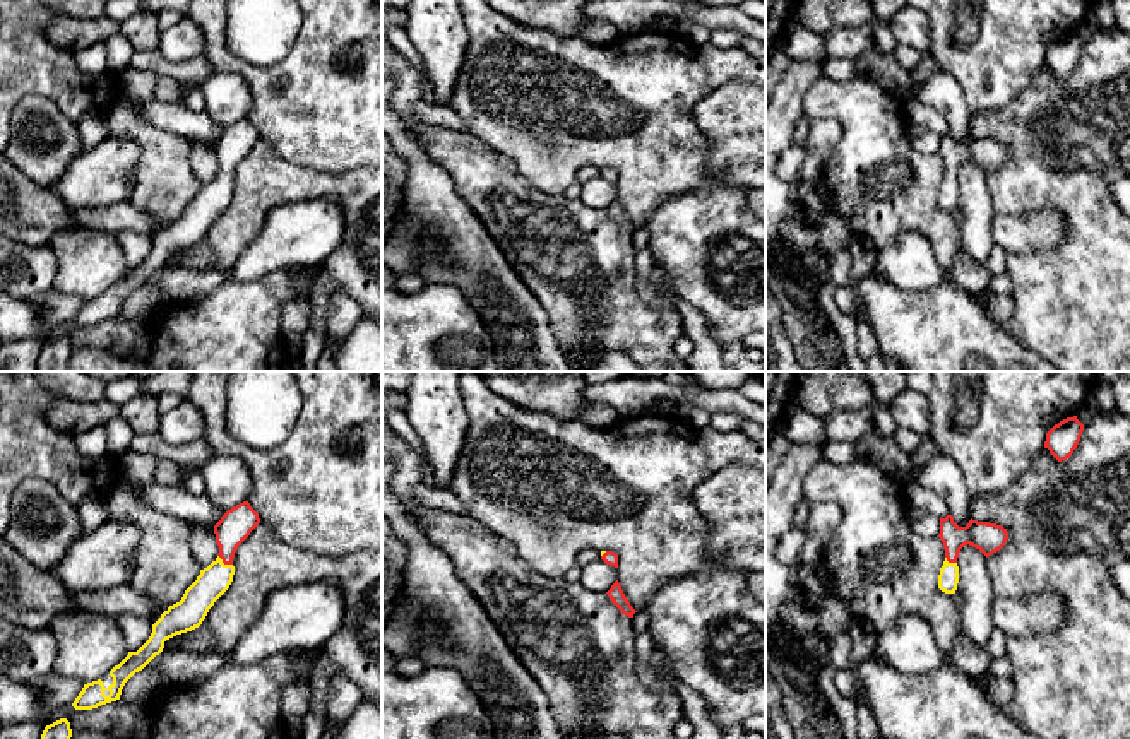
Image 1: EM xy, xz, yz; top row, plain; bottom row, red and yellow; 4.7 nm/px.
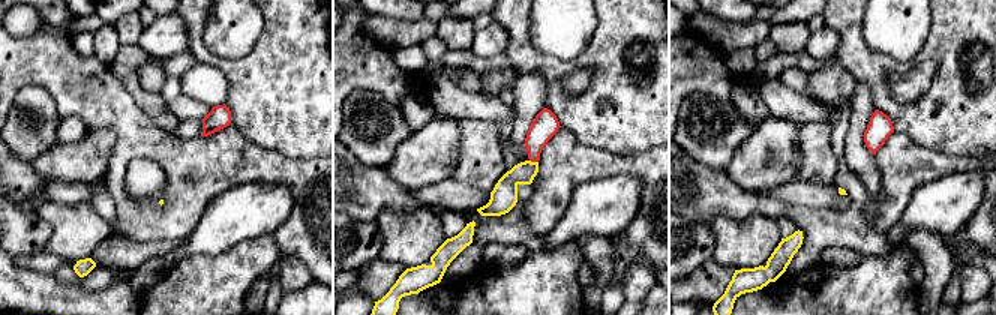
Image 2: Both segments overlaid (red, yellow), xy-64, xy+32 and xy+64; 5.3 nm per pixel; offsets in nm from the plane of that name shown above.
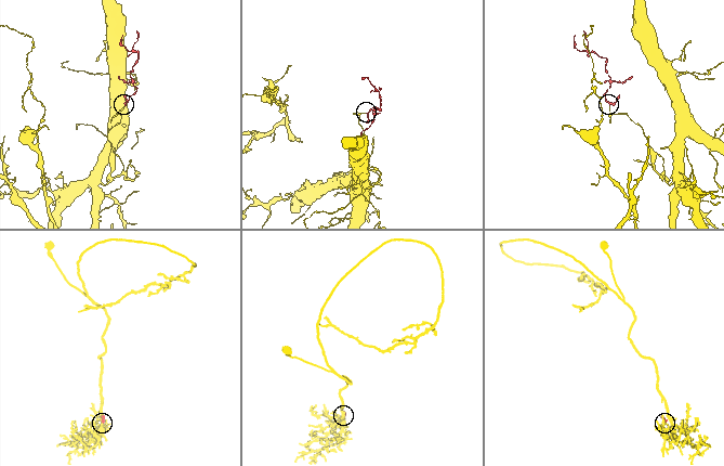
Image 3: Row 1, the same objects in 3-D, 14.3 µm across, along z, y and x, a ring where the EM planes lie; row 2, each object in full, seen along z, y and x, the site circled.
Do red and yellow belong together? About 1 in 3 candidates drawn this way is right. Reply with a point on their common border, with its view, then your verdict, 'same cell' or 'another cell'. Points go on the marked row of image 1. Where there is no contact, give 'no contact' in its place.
contact xy (225, 563); same cell

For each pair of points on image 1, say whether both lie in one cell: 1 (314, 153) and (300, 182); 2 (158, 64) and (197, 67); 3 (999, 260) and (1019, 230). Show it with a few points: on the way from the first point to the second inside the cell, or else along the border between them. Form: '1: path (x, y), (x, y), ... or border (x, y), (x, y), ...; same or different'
1: border (271, 147), (302, 166), (326, 173), (346, 173); different
2: path (168, 69), (187, 69); same
3: border (995, 243), (1007, 254); different

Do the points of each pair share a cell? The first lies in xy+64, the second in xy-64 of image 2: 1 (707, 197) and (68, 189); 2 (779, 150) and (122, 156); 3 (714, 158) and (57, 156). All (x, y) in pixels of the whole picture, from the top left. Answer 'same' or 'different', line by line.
1: different
2: different
3: different

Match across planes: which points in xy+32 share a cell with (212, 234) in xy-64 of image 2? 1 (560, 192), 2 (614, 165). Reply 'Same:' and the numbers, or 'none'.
Same: none

